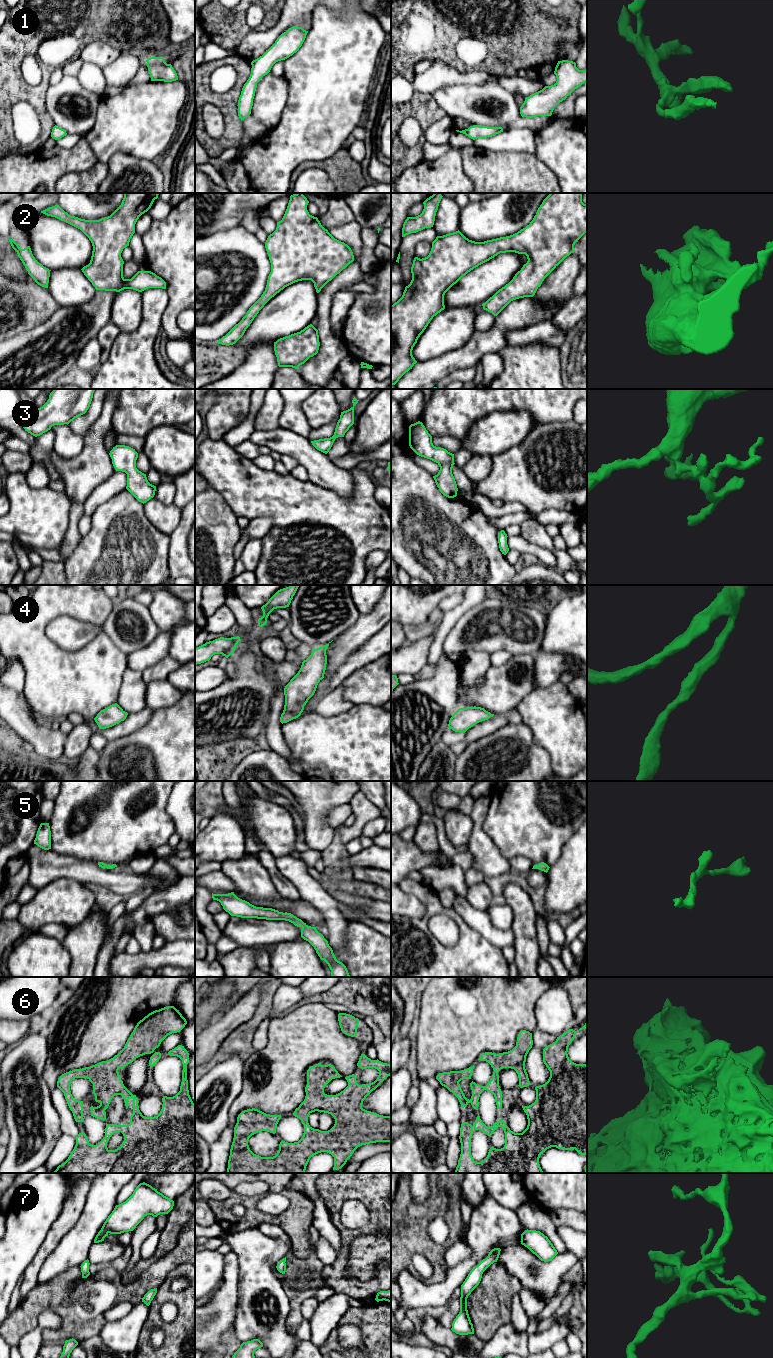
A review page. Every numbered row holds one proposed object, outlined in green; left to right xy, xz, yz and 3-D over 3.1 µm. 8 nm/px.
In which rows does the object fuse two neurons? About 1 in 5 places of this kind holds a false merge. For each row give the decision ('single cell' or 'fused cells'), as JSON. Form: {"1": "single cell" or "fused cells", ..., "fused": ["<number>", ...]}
{"1": "single cell", "2": "single cell", "3": "single cell", "4": "single cell", "5": "single cell", "6": "single cell", "7": "single cell", "fused": []}

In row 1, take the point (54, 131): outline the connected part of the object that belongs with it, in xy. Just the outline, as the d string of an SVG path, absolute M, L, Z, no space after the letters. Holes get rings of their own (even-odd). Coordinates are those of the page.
M56 125L53 127L51 132L51 137L55 140L59 140L66 135L66 131L60 127L57 127Z

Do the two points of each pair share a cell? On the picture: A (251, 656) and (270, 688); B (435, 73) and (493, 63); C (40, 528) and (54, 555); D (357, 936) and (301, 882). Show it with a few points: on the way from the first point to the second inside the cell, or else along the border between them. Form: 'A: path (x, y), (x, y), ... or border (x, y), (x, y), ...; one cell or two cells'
A: path (251, 664), (251, 670), (262, 681); one cell
B: border (435, 61), (444, 61), (456, 68); two cells
C: border (28, 544), (38, 548), (54, 548), (60, 545); two cells
D: border (349, 922), (345, 932), (345, 943), (338, 948); two cells

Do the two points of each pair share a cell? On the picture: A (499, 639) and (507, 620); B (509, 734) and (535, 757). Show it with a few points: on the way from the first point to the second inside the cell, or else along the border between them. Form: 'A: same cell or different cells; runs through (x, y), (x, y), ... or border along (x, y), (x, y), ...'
A: same cell; runs through (499, 634), (499, 628), (502, 625)
B: same cell; runs through (515, 740), (529, 754)

